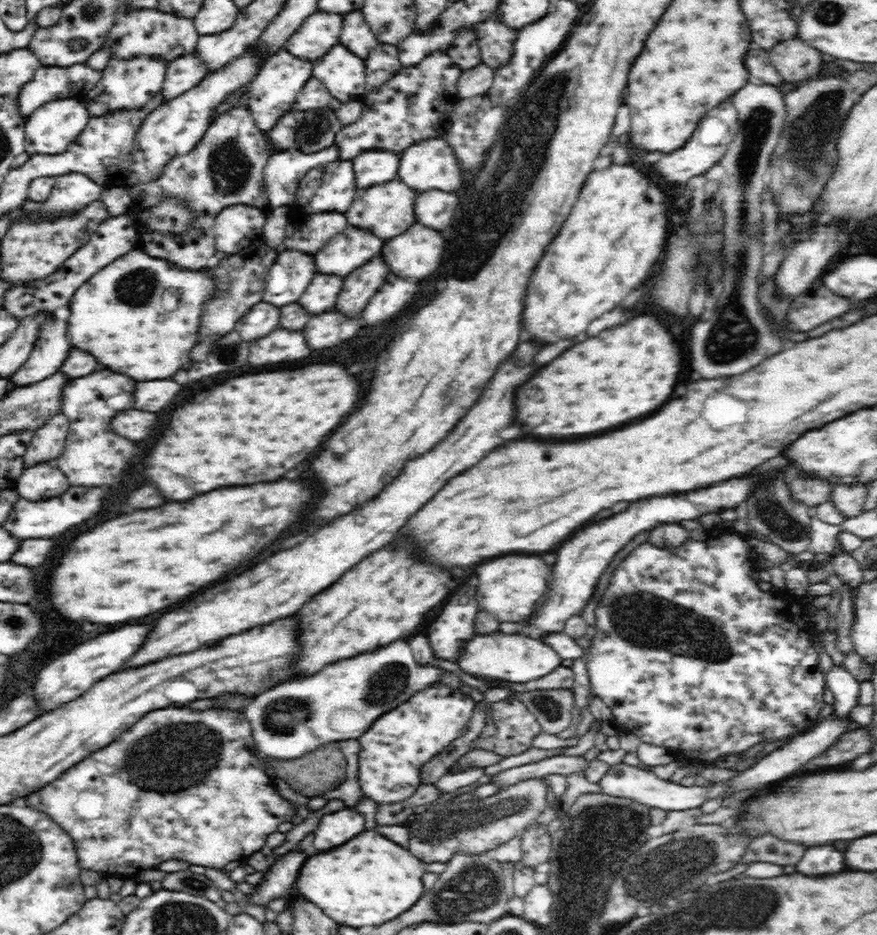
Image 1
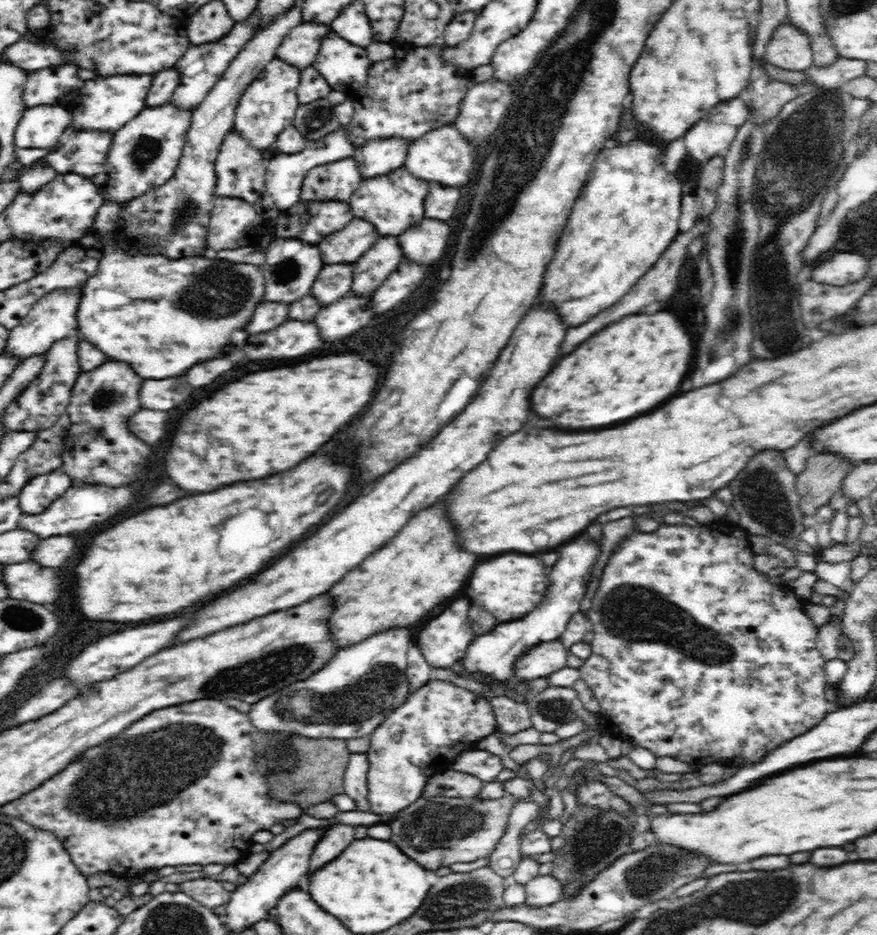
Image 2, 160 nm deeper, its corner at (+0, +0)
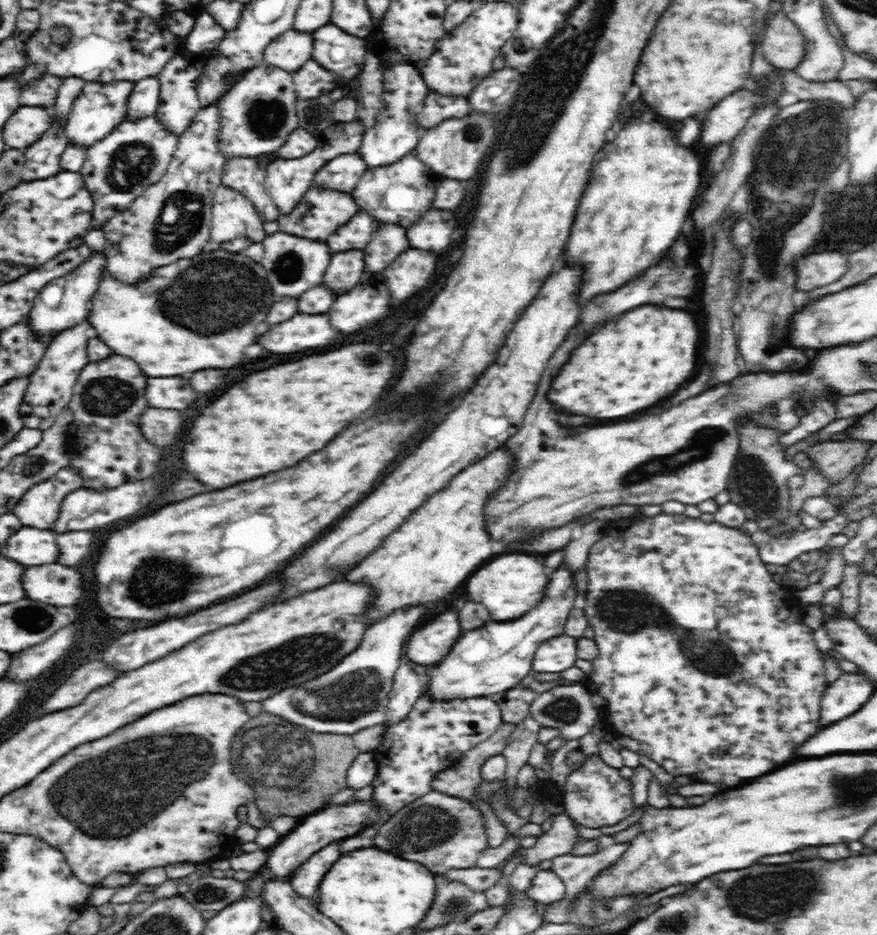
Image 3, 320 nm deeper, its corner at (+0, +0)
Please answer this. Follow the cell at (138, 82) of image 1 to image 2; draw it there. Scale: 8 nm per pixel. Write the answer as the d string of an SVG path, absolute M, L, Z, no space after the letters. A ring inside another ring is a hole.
M114 75L109 77L95 77L90 82L84 82L82 89L70 101L73 122L72 129L114 133L126 122L137 116L145 106L146 94L150 91L152 75Z

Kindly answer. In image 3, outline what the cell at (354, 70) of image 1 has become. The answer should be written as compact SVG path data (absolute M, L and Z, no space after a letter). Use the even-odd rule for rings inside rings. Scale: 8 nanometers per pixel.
M330 22L316 28L313 36L312 58L326 70L338 74L341 85L347 85L361 74L362 64L369 49L364 38L352 36Z

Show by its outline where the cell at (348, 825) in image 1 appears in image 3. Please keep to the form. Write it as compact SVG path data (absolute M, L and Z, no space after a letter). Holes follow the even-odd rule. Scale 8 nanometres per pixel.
M330 844L324 850L316 852L294 874L290 874L287 880L292 889L296 891L296 895L308 899L316 894L318 886L322 882L322 876L328 872L328 868L336 862L338 856L340 856L338 844Z

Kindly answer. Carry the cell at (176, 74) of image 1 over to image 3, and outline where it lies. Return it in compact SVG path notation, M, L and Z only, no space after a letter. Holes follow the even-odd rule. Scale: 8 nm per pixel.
M148 77L134 82L134 89L126 102L125 121L142 120L143 117L154 116L159 102L159 84L158 77Z

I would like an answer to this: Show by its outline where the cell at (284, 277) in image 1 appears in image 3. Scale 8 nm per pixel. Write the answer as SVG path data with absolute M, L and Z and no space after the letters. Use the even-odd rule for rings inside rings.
M279 230L266 235L261 243L264 252L260 263L268 272L268 282L276 296L298 298L312 286L318 286L322 282L322 276L326 274L326 268L330 264L330 248L326 248L326 242L306 240L302 236L294 236Z

